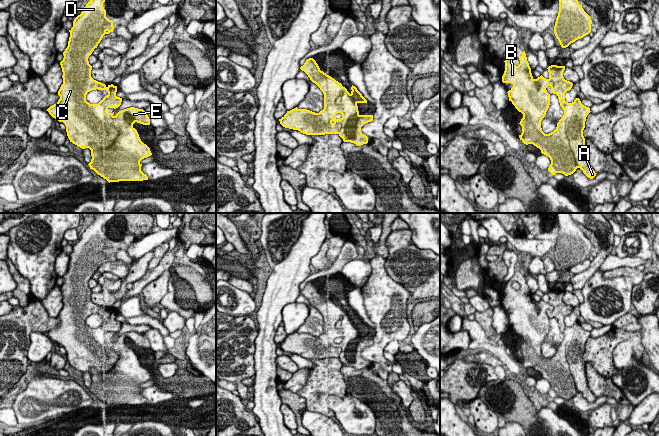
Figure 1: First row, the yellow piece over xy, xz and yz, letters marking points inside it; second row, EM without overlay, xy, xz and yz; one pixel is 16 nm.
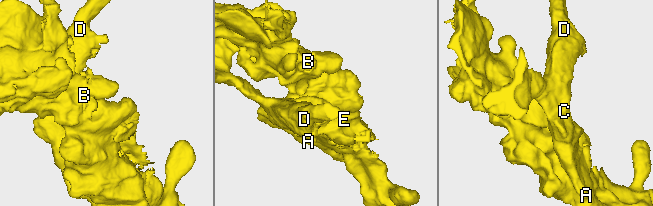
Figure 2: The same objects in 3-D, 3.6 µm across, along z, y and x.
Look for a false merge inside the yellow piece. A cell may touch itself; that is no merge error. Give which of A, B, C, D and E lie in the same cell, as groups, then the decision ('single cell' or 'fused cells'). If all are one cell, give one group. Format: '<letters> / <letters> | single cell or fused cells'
A C D / B E | fused cells

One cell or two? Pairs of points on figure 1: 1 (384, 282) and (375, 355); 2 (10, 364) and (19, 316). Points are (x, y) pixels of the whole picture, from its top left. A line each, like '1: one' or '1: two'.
1: one
2: one

